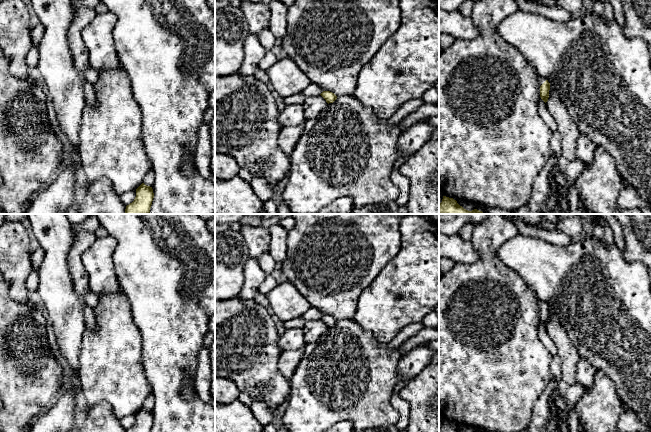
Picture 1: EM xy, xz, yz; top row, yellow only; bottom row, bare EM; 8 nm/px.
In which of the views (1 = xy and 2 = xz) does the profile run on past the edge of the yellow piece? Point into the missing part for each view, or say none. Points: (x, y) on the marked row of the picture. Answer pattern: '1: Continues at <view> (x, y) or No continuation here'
1: No continuation here
2: No continuation here

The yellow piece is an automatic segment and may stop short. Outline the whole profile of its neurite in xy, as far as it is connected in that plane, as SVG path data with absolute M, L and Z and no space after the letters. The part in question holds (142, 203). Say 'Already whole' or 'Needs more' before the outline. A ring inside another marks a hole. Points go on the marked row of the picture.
Already whole. M142 183L136 189L136 197L132 203L126 206L125 214L149 214L154 198L153 189Z

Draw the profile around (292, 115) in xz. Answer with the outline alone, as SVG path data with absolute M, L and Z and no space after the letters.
M302 104L286 105L277 118L281 128L288 128L294 125L301 125L306 122Z

